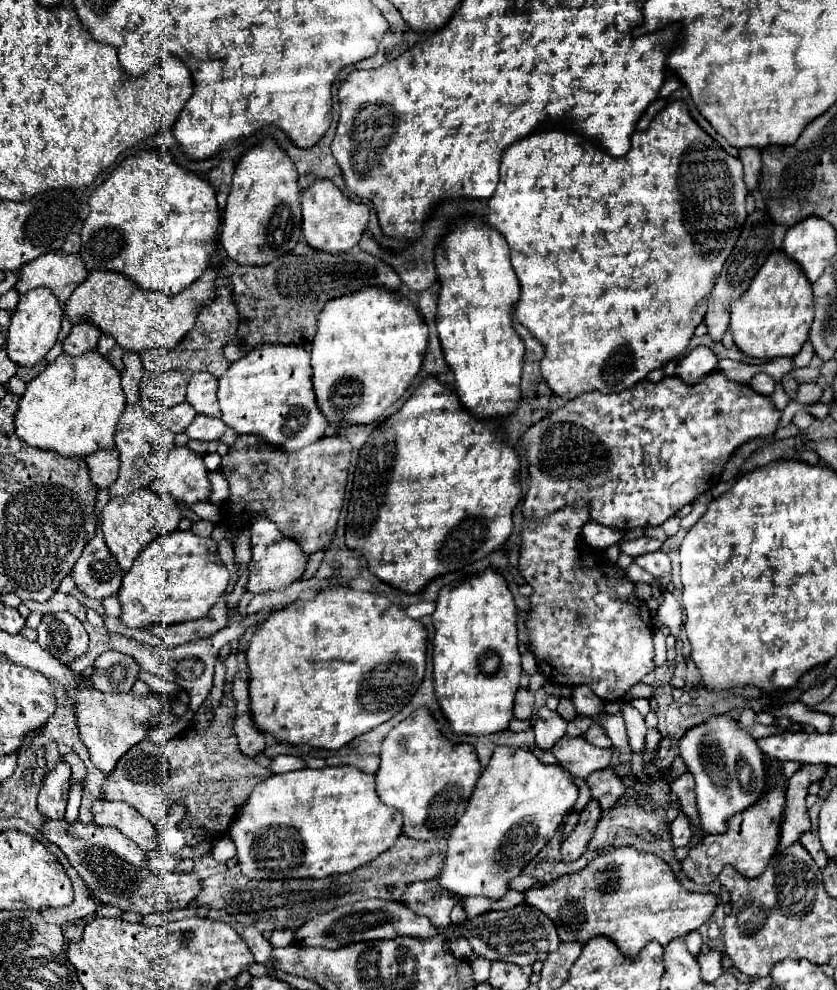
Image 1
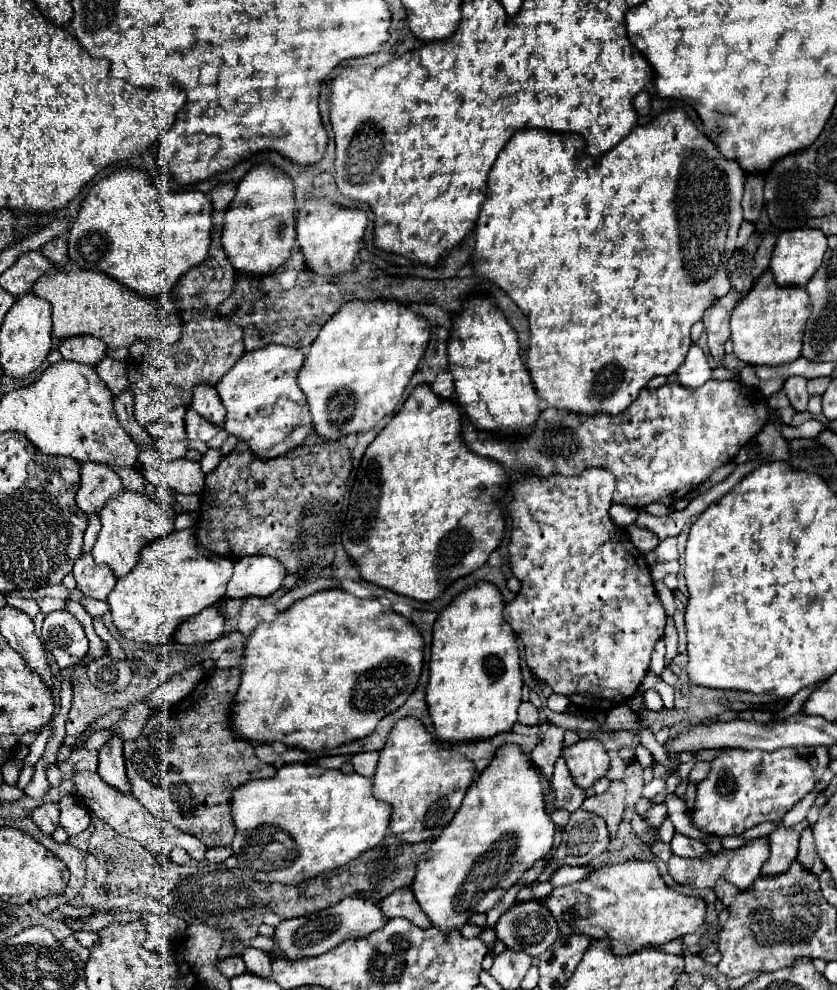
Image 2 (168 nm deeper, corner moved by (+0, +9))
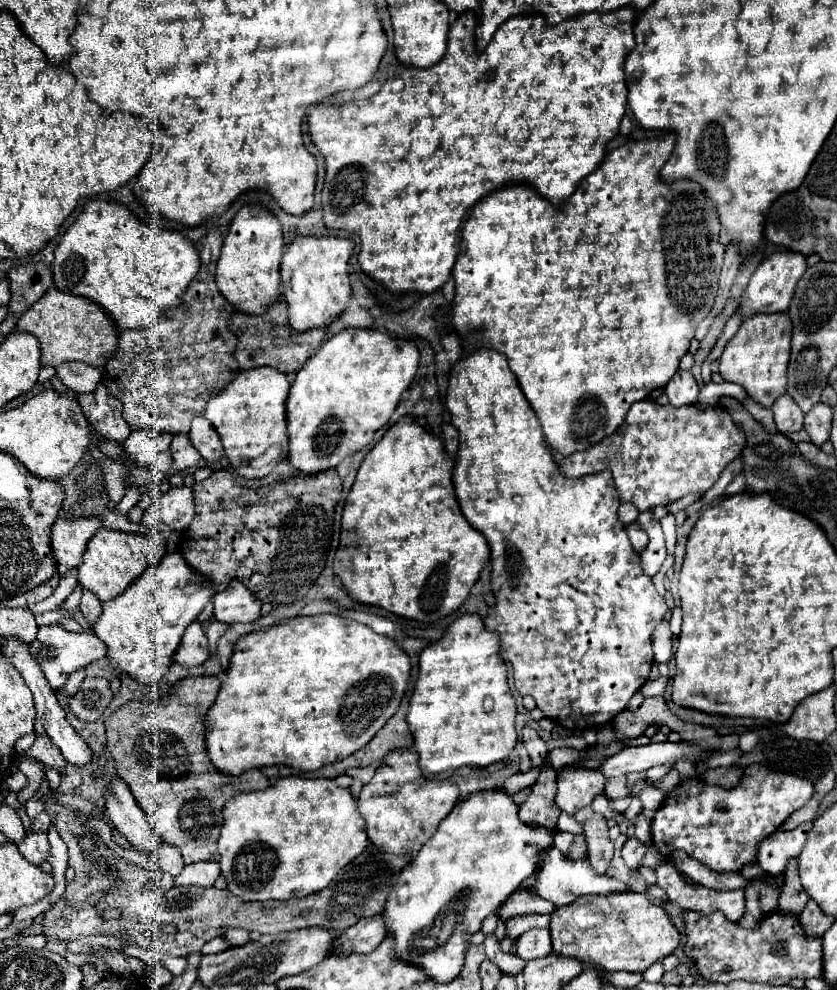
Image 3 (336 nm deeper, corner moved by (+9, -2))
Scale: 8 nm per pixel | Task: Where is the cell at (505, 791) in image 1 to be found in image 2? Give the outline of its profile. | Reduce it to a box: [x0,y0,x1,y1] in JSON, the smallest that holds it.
[412,743,554,931]

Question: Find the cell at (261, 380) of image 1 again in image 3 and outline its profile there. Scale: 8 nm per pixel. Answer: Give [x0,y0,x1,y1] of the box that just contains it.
[205,368,287,480]

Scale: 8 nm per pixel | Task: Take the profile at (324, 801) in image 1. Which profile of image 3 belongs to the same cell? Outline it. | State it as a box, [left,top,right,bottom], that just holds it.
[219,778,369,902]

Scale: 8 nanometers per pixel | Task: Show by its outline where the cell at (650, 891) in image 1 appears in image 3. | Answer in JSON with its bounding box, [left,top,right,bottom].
[551,892,681,972]

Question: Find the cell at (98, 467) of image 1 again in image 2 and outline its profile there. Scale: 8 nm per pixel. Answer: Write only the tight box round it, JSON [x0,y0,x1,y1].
[76,463,122,513]

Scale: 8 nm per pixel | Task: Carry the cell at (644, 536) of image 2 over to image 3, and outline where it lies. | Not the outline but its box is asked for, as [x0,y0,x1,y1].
[627,522,647,552]

